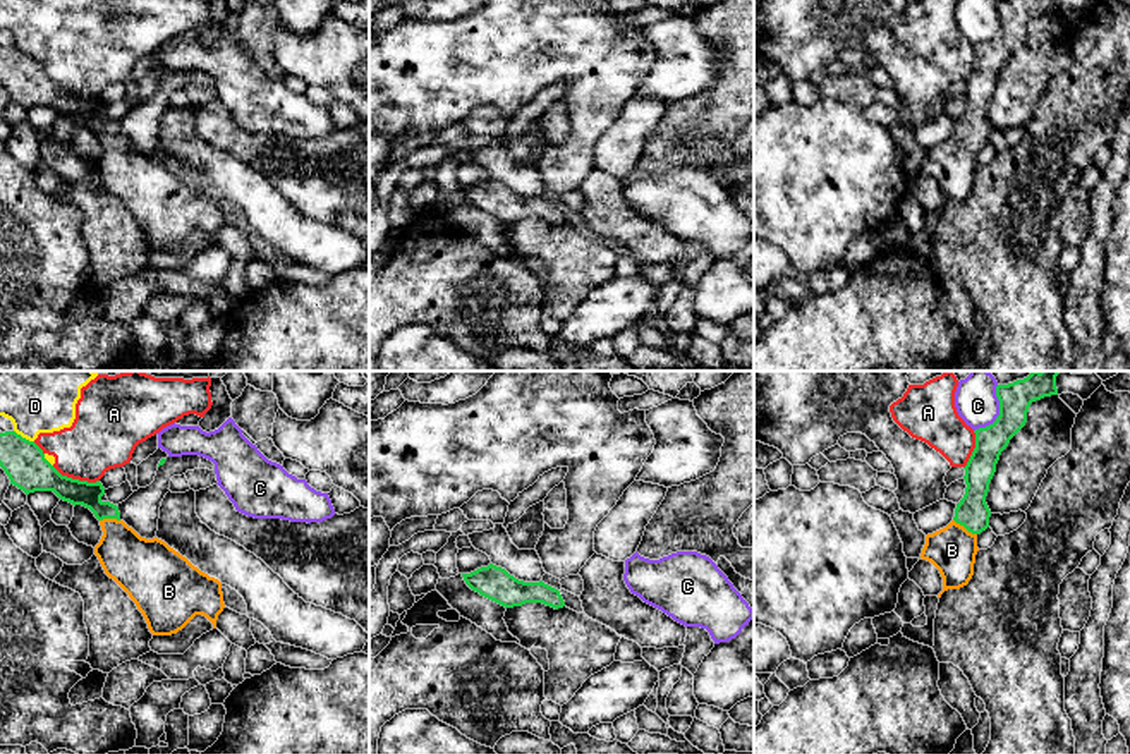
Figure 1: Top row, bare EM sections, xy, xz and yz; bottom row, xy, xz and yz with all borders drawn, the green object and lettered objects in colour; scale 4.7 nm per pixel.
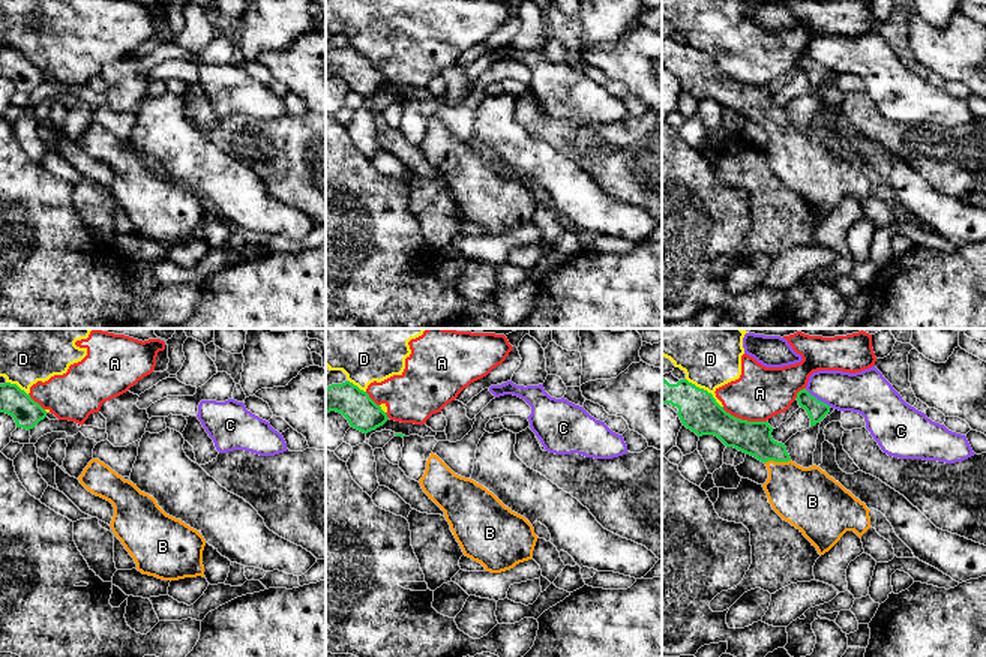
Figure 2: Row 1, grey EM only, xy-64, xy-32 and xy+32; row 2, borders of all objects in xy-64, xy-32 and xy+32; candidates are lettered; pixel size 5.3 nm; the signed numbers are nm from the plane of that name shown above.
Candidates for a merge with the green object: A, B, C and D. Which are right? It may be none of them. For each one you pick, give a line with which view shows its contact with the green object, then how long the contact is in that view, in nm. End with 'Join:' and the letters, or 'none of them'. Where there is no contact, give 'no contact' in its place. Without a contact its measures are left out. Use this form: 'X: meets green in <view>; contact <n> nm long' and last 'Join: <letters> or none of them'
B: meets green in yz; contact 130 nm long
Join: B

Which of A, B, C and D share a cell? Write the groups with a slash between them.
A D / B / C

